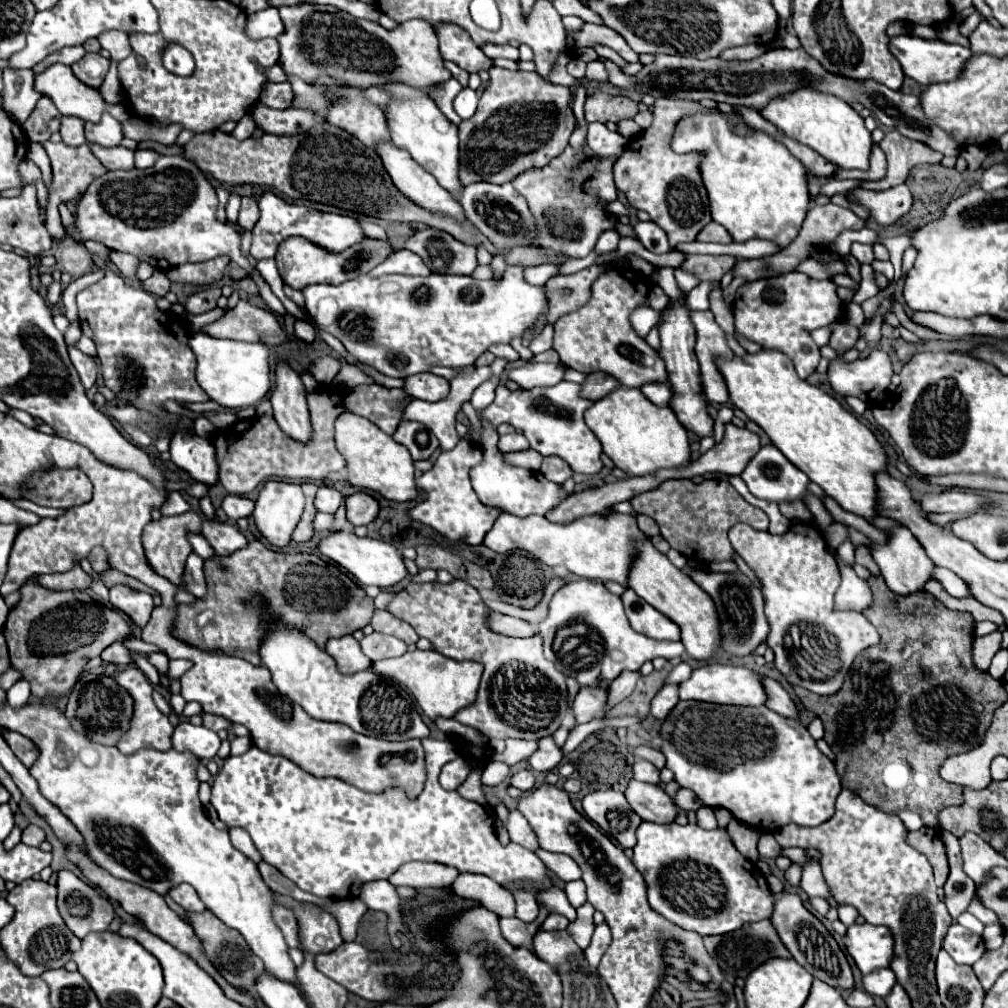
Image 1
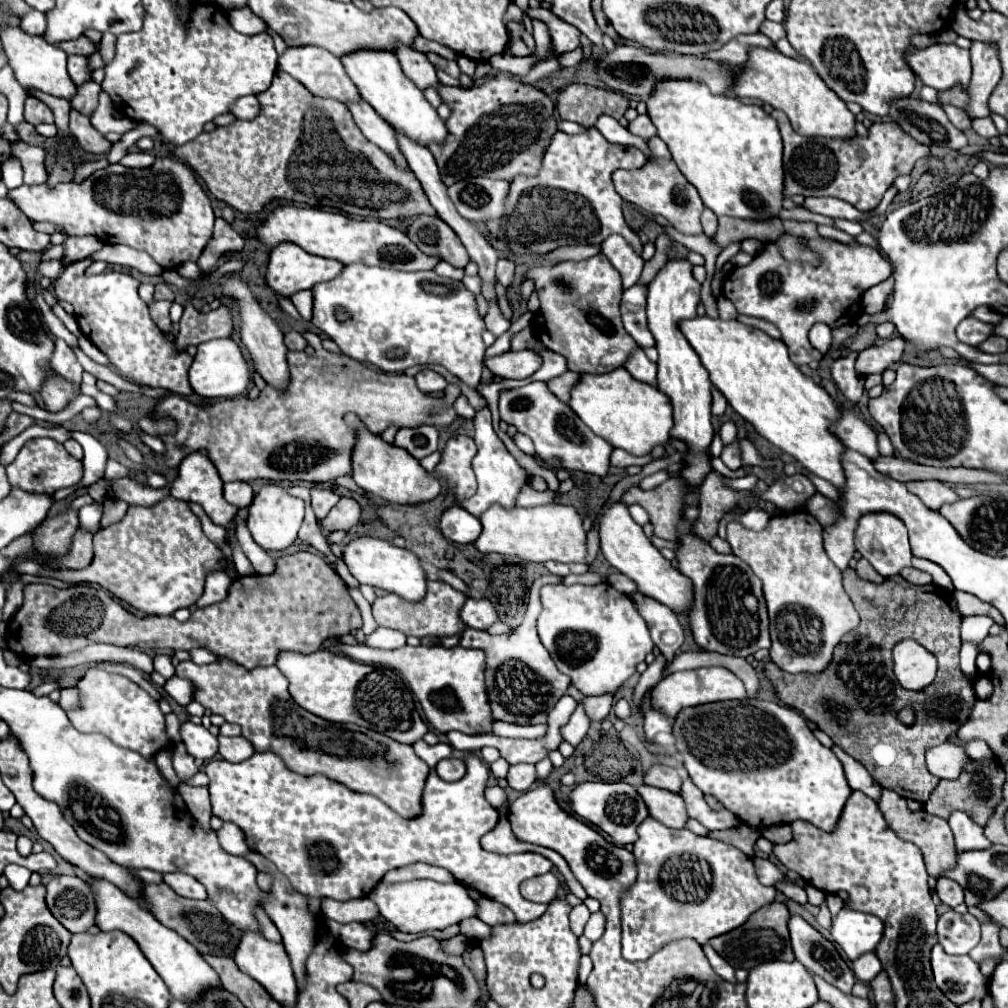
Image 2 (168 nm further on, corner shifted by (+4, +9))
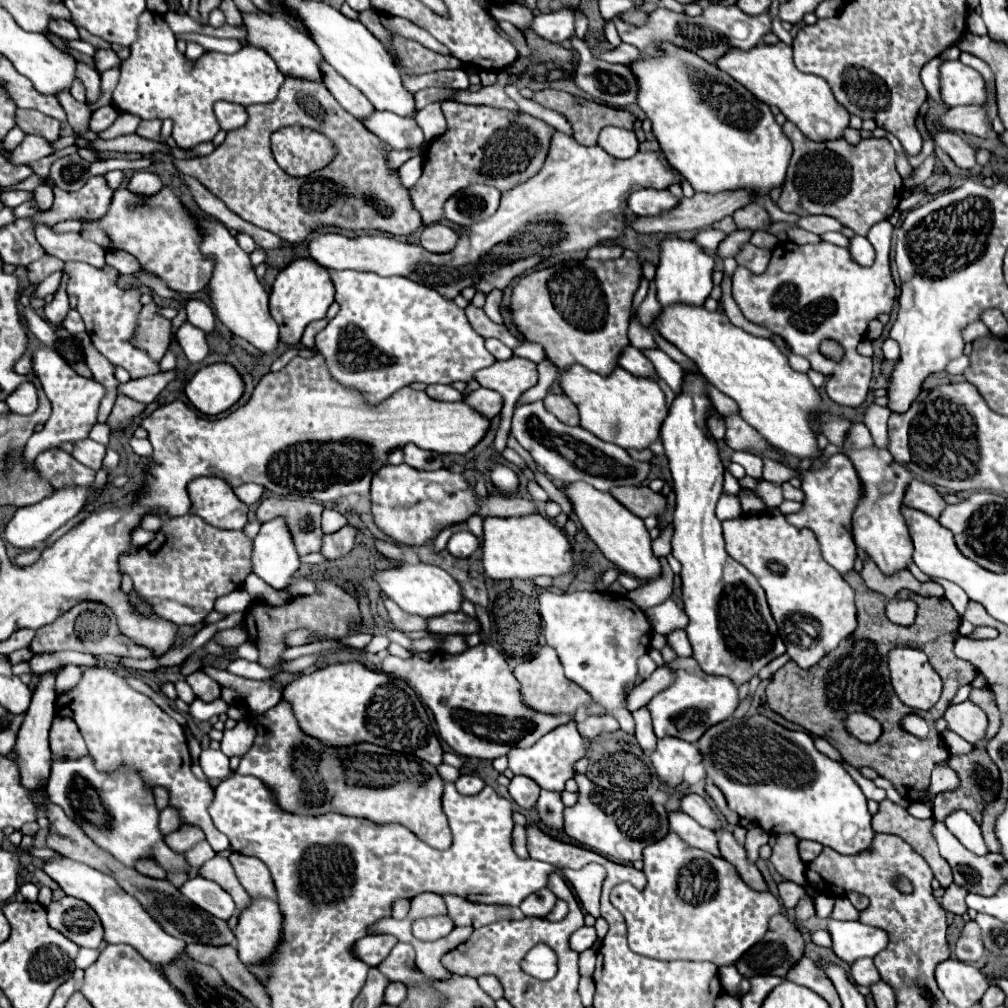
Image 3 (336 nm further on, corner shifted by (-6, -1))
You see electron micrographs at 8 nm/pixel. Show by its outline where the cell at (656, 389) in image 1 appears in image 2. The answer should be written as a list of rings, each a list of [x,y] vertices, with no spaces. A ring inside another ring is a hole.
[[[636,348],[628,360],[624,362],[624,368],[640,382],[648,382],[648,384],[654,384],[656,382],[656,364],[650,362],[644,354],[642,348]]]

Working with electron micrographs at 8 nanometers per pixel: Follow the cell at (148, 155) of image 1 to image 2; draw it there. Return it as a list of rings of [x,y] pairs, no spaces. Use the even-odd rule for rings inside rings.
[[[128,152],[122,160],[120,160],[122,166],[126,168],[150,168],[154,164],[154,156],[150,152]]]

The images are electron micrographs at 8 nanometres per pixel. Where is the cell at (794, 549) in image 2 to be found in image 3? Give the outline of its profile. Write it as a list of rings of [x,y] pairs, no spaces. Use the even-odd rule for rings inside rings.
[[[760,514],[760,516],[740,516],[736,520],[726,520],[722,524],[724,528],[724,540],[726,540],[726,552],[746,566],[760,582],[760,586],[766,590],[766,598],[772,610],[772,616],[778,624],[780,638],[786,644],[786,654],[790,660],[794,660],[800,668],[810,668],[818,664],[832,648],[840,644],[840,640],[848,638],[858,624],[856,618],[856,606],[854,606],[854,590],[850,584],[838,574],[822,556],[820,556],[820,544],[816,544],[816,534],[808,528],[800,530],[786,522],[786,518]]]

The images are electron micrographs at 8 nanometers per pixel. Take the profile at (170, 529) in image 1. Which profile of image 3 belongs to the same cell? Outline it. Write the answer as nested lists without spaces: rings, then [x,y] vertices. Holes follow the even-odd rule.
[[[164,512],[156,514],[162,522],[160,530],[156,532],[154,540],[140,548],[130,548],[124,552],[118,560],[120,574],[128,574],[134,584],[134,592],[138,598],[148,602],[164,620],[170,620],[174,624],[200,624],[208,612],[212,612],[216,598],[230,594],[232,590],[238,590],[244,578],[252,570],[252,540],[246,538],[242,530],[222,530],[212,528],[210,524],[204,524],[198,516],[186,514],[186,516],[168,516]]]

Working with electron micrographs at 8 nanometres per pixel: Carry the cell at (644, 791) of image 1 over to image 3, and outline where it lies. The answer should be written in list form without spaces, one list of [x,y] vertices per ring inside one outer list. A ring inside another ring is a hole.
[[[680,810],[670,812],[668,822],[670,822],[670,830],[676,832],[688,846],[706,850],[706,852],[710,852],[714,856],[720,856],[716,832],[712,832],[710,828],[700,826],[696,820],[692,820],[688,814],[684,814]]]

